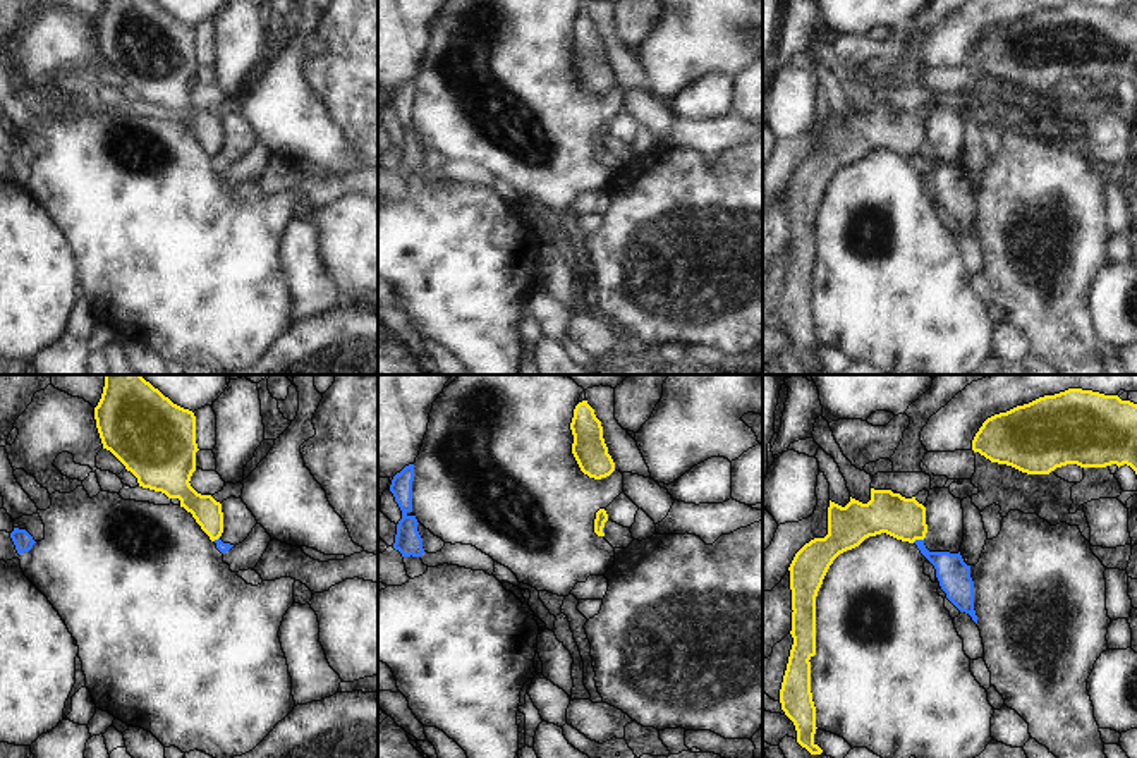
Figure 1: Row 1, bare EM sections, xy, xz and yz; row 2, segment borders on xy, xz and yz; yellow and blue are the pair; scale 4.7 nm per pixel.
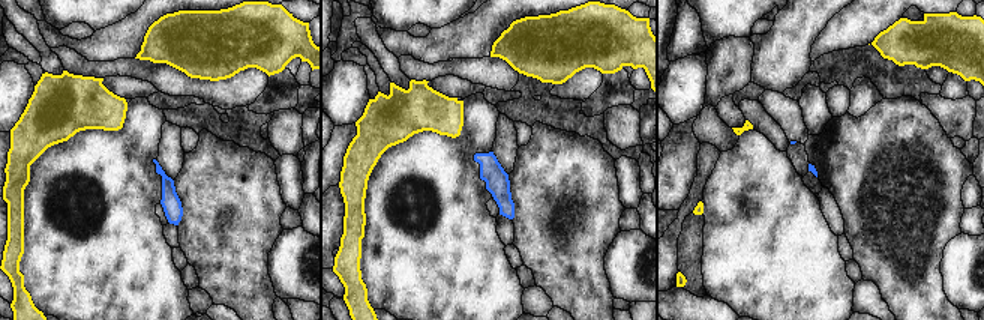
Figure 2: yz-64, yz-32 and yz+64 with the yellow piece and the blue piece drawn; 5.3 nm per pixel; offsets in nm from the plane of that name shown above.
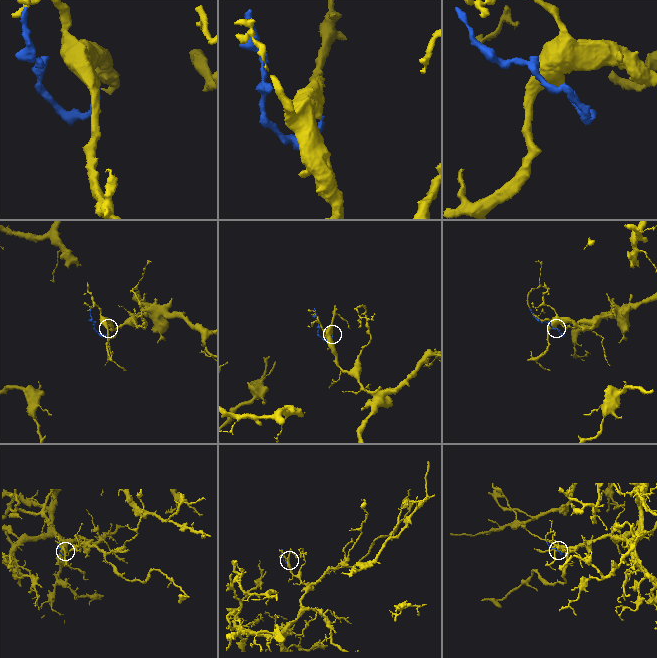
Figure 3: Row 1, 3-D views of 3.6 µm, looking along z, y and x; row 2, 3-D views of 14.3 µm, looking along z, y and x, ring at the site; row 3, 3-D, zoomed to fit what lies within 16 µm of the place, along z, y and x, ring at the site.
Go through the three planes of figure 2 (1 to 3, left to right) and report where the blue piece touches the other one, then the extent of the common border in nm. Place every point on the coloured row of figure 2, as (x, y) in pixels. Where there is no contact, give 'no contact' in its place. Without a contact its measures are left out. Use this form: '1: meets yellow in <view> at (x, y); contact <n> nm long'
1: no contact
2: no contact
3: no contact

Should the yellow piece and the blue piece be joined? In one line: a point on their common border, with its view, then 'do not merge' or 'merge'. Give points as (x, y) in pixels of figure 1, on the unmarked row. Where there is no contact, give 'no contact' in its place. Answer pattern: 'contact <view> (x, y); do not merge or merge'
contact yz (918, 153); do not merge

